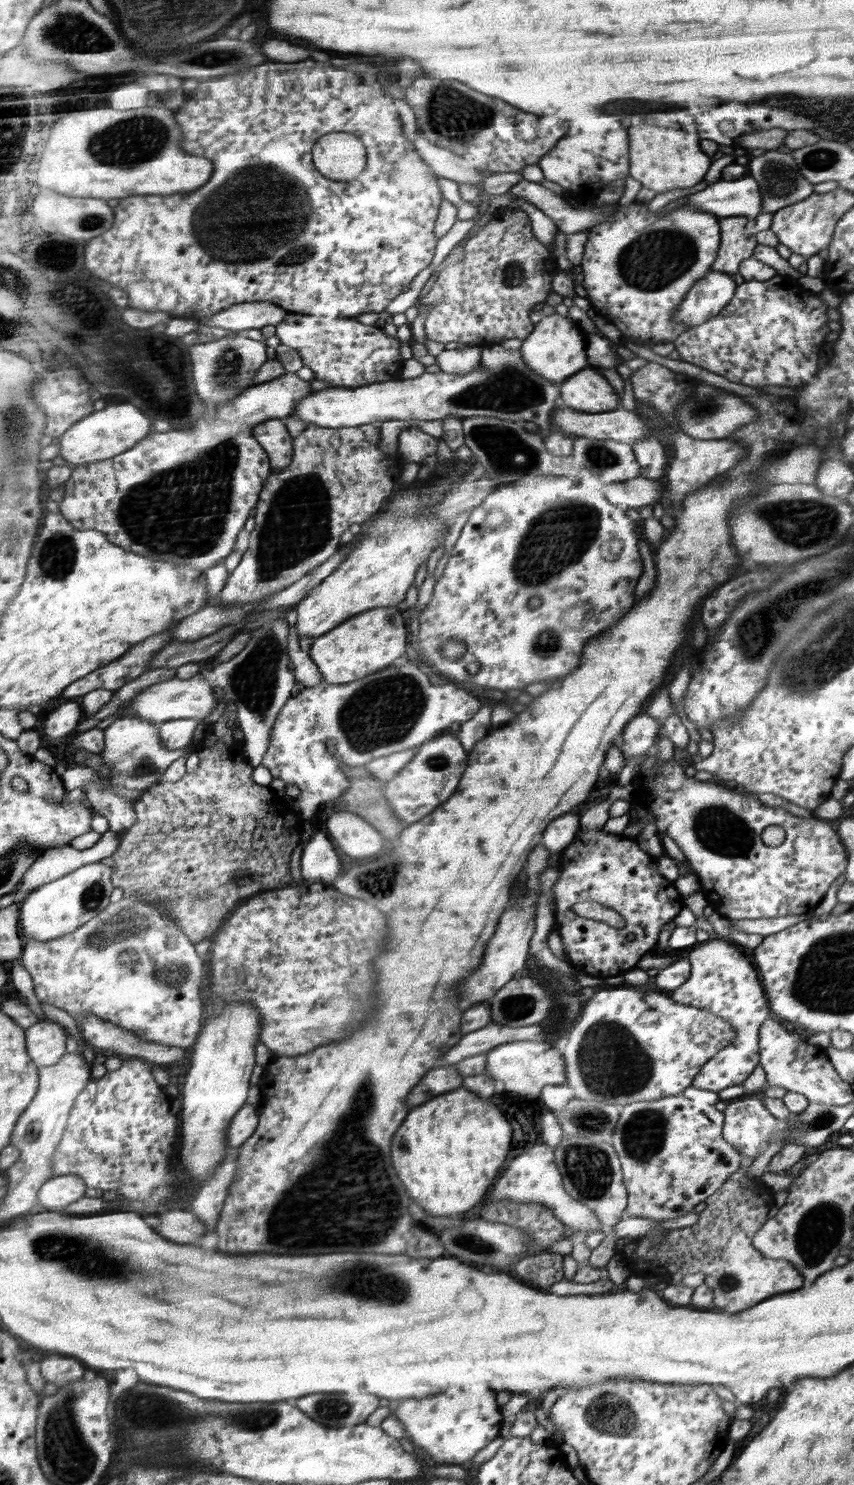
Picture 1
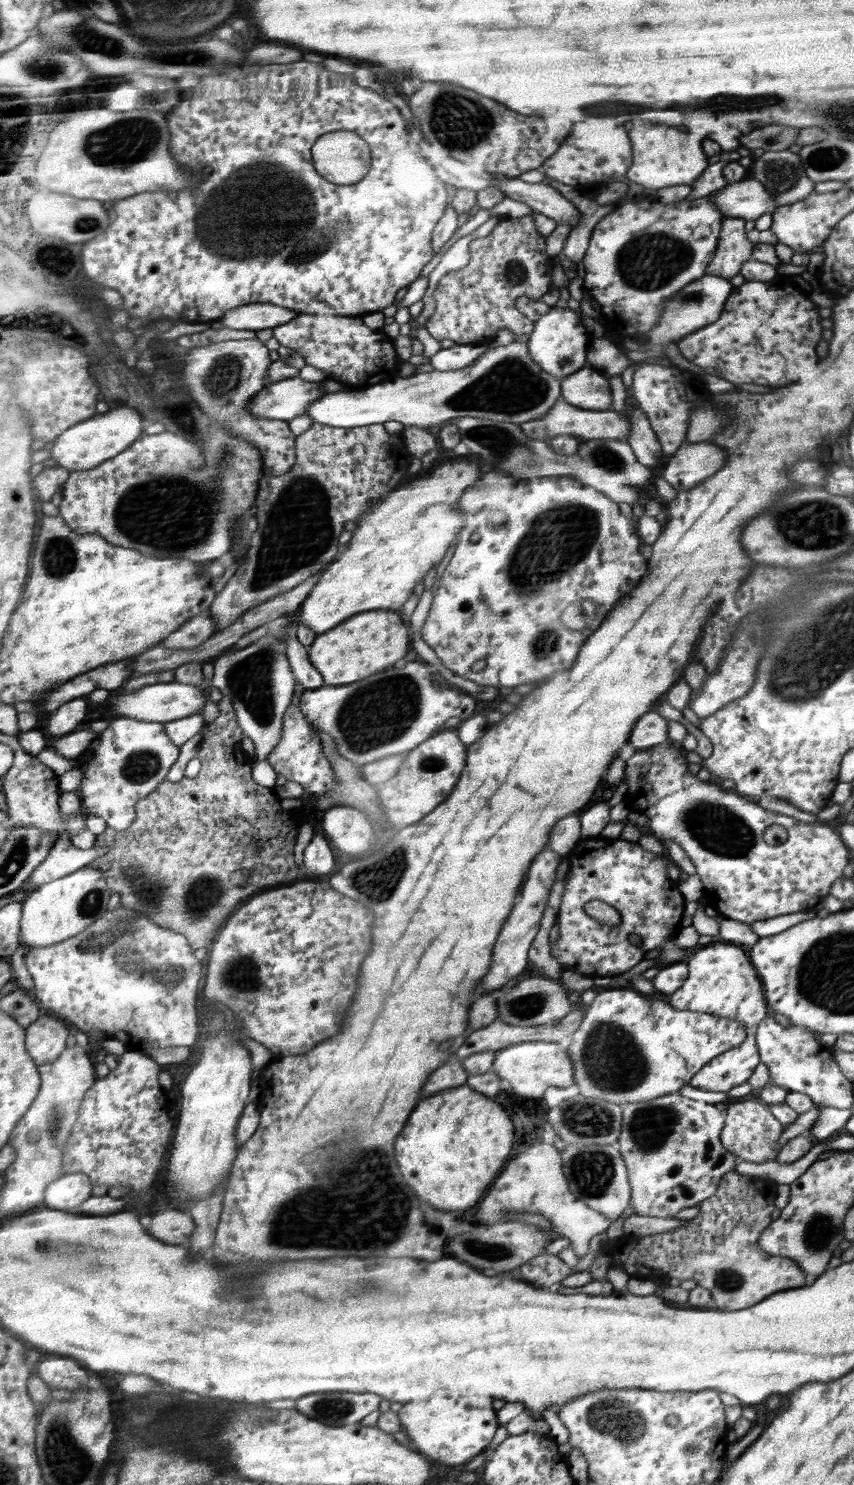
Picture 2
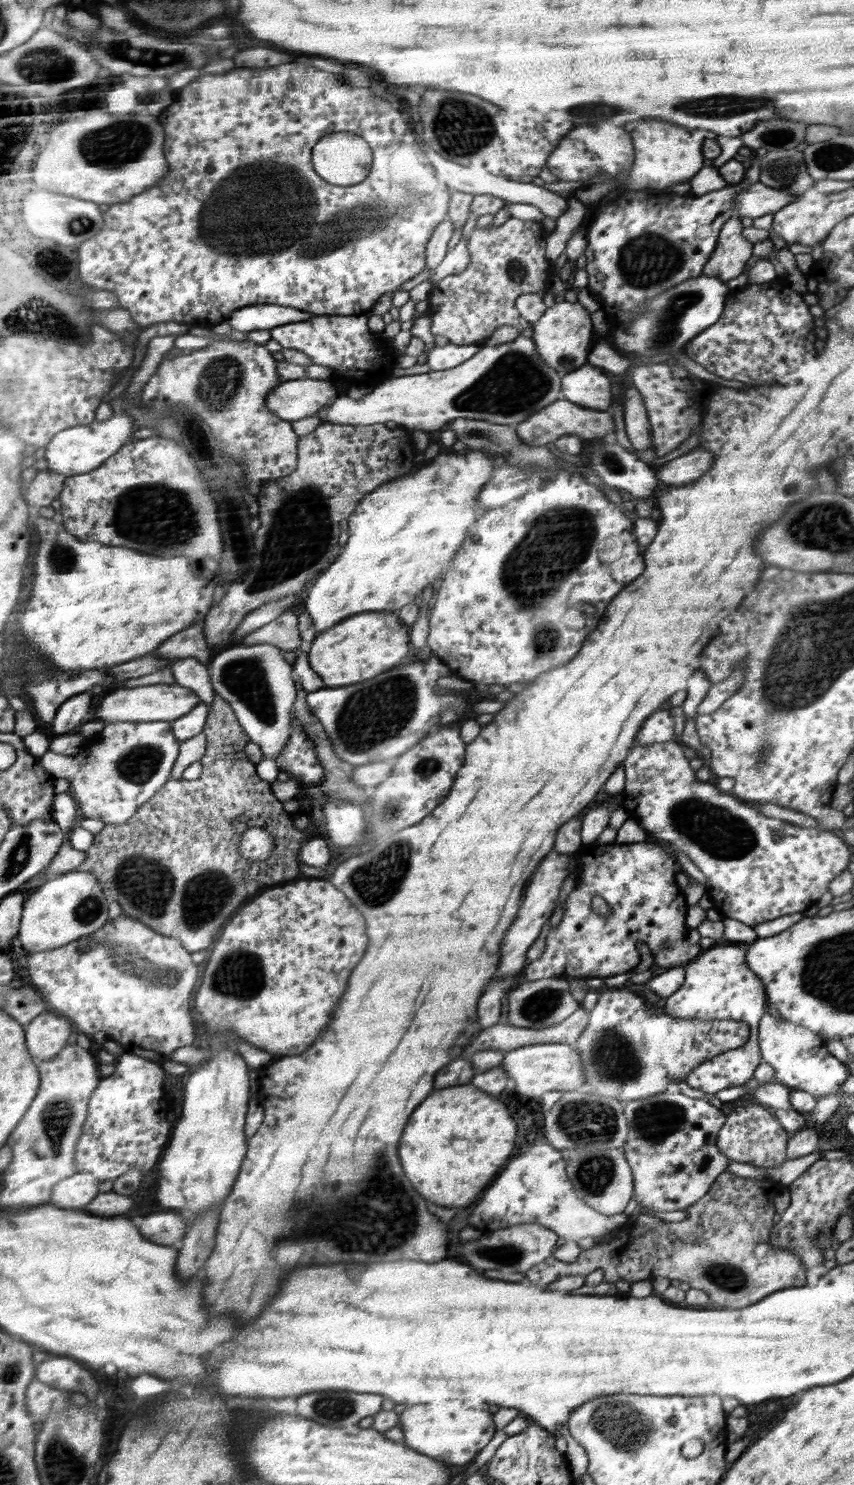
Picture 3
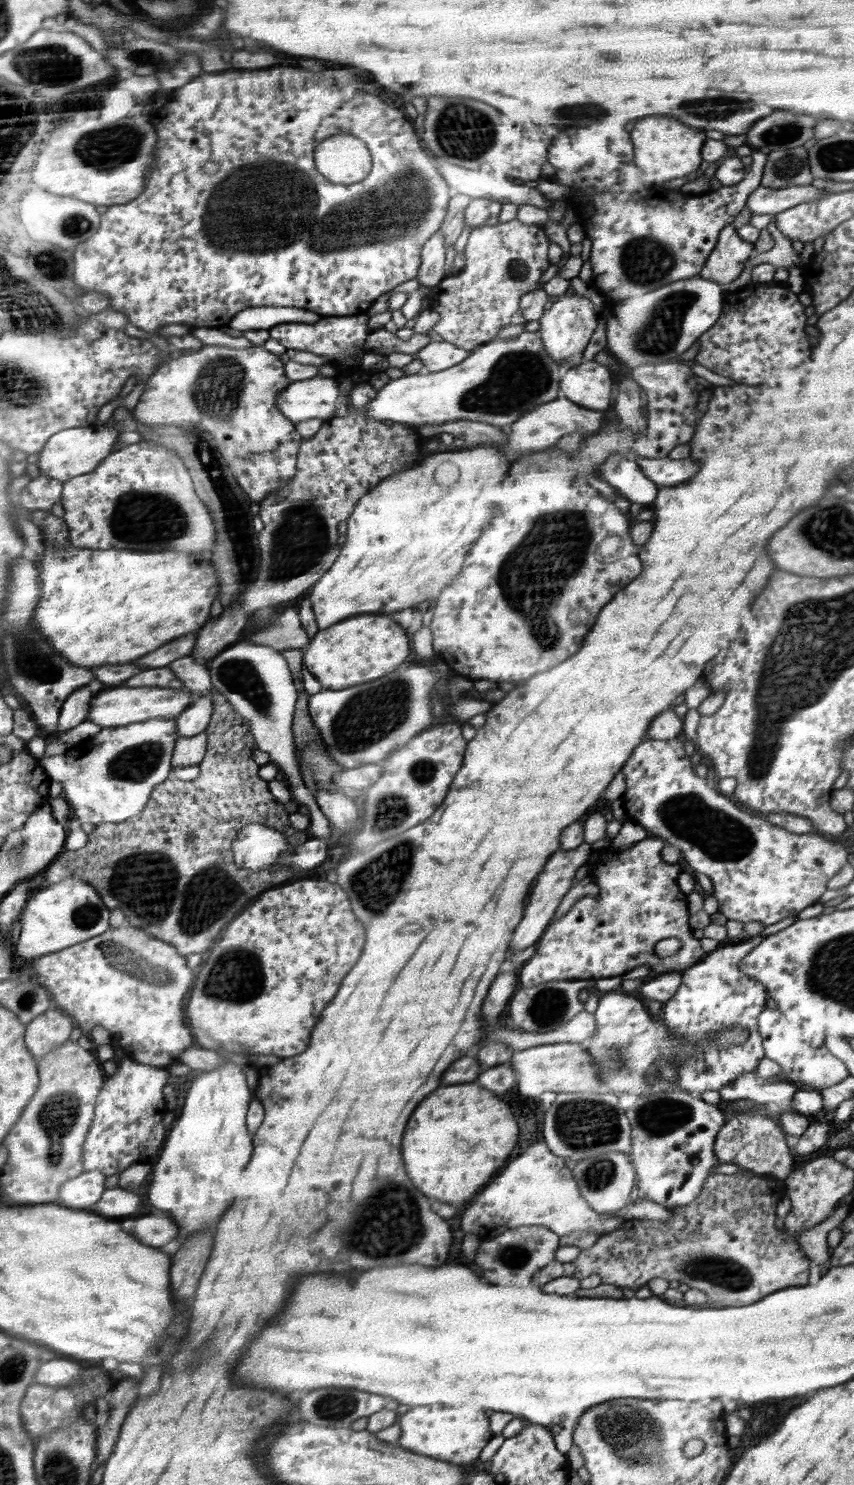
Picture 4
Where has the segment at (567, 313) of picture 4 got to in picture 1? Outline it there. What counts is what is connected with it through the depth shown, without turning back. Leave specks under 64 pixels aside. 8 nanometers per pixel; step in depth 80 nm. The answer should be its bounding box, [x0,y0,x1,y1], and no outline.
[520,313,586,385]

